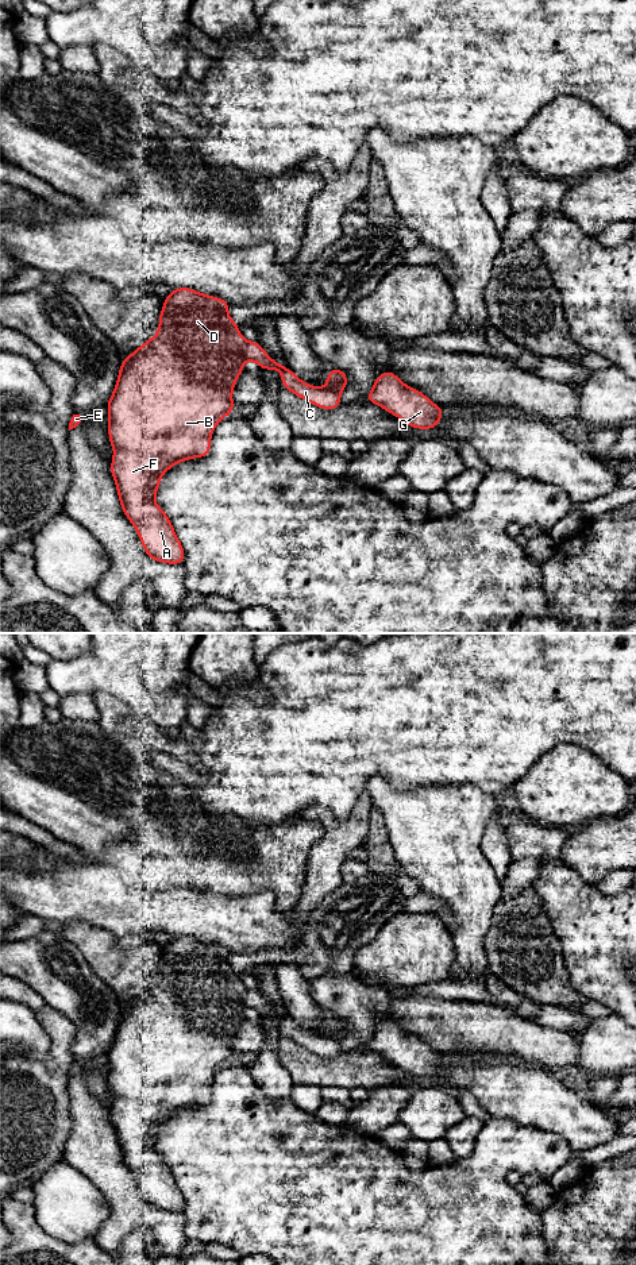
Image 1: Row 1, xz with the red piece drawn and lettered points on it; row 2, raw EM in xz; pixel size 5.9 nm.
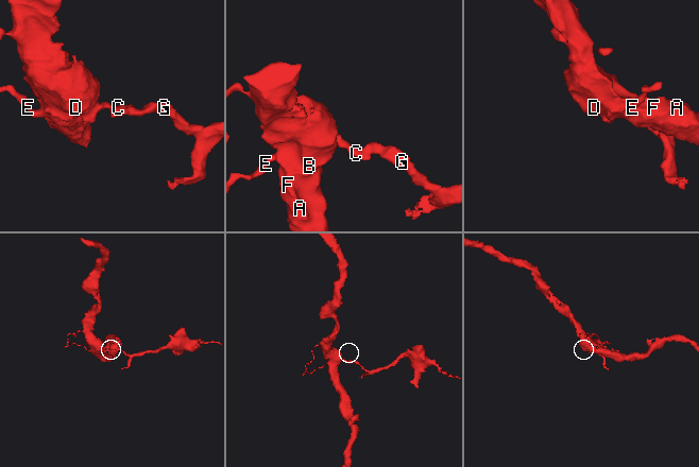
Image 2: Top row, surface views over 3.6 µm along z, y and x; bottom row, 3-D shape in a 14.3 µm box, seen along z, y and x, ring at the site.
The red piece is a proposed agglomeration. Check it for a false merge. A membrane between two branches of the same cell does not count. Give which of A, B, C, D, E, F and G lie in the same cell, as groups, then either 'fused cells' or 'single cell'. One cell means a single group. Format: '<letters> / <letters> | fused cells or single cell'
A B C D E F / G | fused cells

